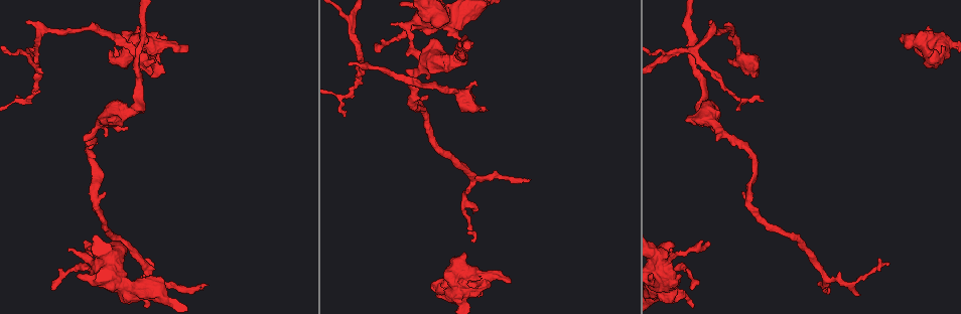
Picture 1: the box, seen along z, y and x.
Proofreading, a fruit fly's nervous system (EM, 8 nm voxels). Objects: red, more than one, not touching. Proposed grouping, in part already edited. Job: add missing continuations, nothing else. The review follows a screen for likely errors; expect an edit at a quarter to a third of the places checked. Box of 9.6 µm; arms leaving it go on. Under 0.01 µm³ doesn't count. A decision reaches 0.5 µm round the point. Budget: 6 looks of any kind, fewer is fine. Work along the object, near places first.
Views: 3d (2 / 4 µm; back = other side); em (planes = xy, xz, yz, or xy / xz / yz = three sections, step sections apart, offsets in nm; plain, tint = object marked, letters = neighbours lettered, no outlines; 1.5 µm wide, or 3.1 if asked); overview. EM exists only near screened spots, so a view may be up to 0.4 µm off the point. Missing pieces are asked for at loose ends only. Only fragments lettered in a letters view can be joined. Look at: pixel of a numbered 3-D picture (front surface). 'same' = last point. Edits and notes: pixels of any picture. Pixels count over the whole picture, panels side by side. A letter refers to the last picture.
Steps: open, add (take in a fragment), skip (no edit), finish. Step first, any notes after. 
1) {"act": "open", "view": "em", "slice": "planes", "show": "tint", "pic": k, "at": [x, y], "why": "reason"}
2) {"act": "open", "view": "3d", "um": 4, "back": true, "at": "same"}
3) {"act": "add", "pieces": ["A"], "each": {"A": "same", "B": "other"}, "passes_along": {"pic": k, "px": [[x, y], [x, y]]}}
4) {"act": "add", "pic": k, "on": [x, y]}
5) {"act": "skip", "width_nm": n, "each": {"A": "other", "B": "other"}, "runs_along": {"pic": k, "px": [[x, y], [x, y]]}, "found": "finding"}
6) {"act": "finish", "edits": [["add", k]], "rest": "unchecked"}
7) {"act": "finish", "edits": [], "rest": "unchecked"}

{"act": "open", "view": "em", "slice": "xz", "step": 4, "show": "letters", "pic": 1, "at": [707, 242], "why": "free end"}

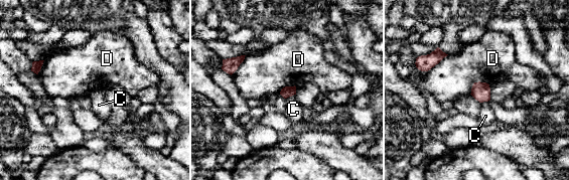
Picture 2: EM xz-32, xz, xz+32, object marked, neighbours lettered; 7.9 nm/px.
{"act": "skip", "width_nm": 90, "longest_contact_nm": ["D", 280], "each": {"C": "other", "D": "other"}, "found": "no lettered fragment goes on from it"}

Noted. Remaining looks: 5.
{"act": "open", "view": "3d", "um": 4, "pic": 1, "at": [762, 101]}

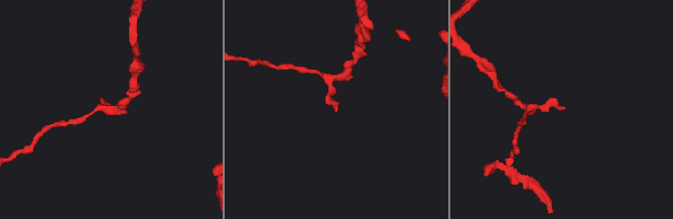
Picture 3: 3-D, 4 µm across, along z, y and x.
{"act": "open", "view": "em", "slice": "yz", "step": 4, "show": "tint", "pic": 3, "at": [335, 110]}

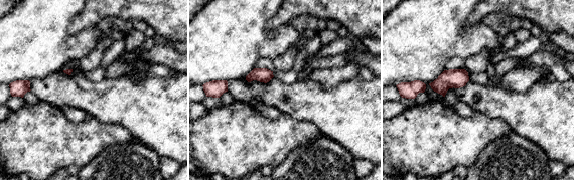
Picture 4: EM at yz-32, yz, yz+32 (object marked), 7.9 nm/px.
{"act": "open", "view": "em", "slice": "planes", "show": "letters", "at": "same"}

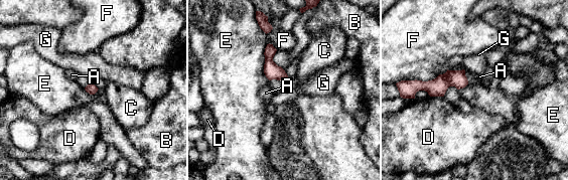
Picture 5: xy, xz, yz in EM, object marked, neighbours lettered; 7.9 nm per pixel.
{"act": "skip", "each": {"A": "other", "B": "other", "C": "other", "D": "other", "E": "other", "F": "other", "G": "other"}, "border": {"pic": 5, "px": [[266, 44], [264, 74], [269, 80]]}, "found": "no lettered fragment goes on from it"}

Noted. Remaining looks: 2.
{"act": "open", "view": "3d", "um": 4, "pic": 1, "at": [712, 21], "why": "an open end"}

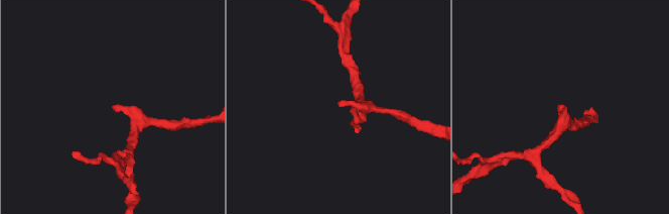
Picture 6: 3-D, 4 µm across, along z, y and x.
{"act": "open", "view": "em", "slice": "planes", "show": "letters", "pic": 6, "at": [112, 107], "why": "now the EM"}

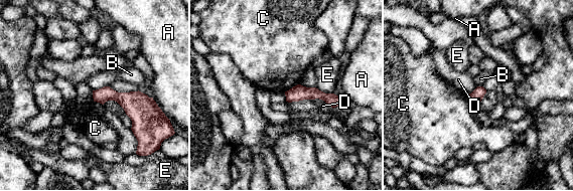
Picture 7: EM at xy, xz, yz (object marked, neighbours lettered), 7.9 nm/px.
{"act": "skip", "each": {"A": "other", "B": "other", "C": "other", "D": "other", "E": "other"}, "found": "no lettered fragment goes on from it"}

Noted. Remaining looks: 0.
{"act": "finish", "edits": [], "rest": "unchecked"}

